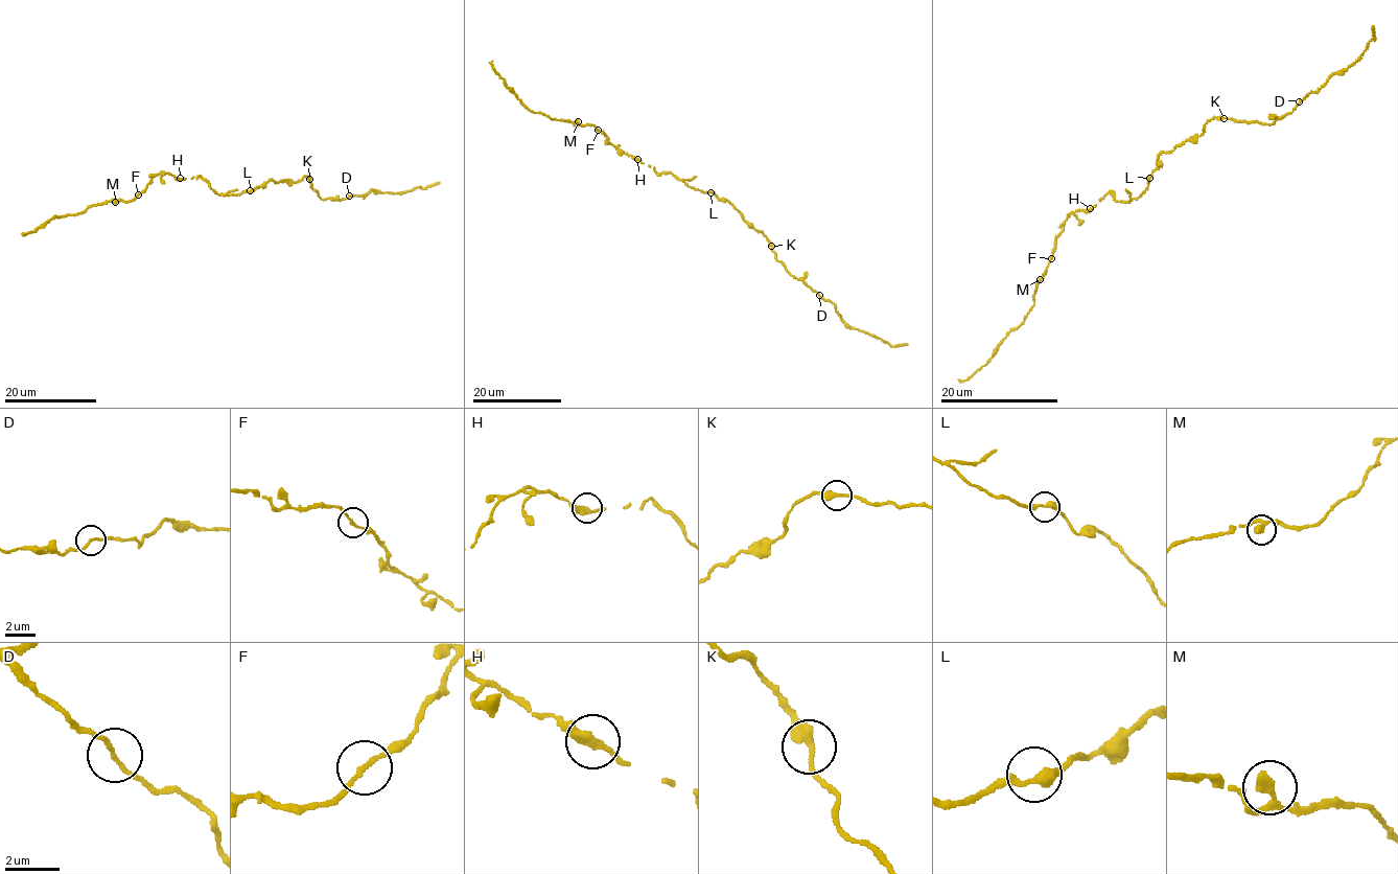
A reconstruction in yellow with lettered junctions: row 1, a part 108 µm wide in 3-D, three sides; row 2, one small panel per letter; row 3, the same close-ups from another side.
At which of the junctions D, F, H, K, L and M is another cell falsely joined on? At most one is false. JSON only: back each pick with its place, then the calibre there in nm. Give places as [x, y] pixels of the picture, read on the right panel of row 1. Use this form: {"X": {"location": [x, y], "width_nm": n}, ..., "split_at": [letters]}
{"split_at": []}

